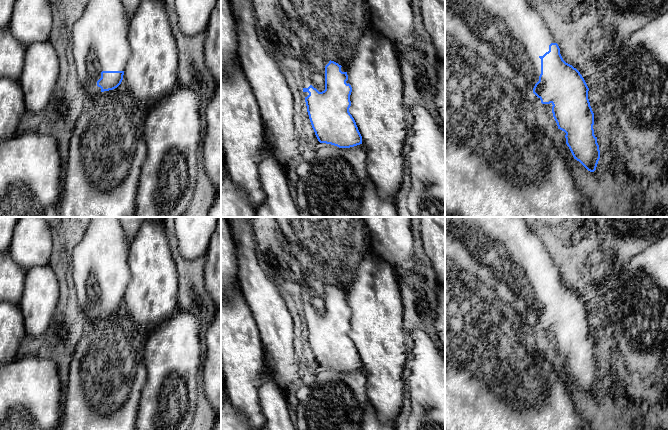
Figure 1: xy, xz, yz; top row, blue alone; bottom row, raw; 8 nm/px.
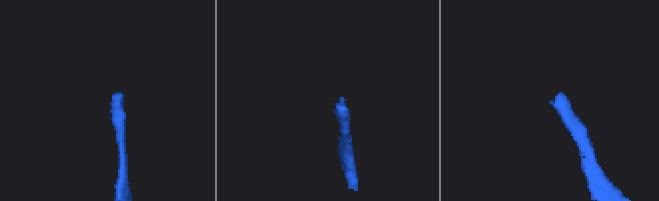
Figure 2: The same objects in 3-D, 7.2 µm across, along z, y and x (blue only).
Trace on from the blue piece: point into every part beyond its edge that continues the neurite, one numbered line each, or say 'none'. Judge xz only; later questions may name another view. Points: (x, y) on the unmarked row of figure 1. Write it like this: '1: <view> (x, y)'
1: xz (313, 294)

